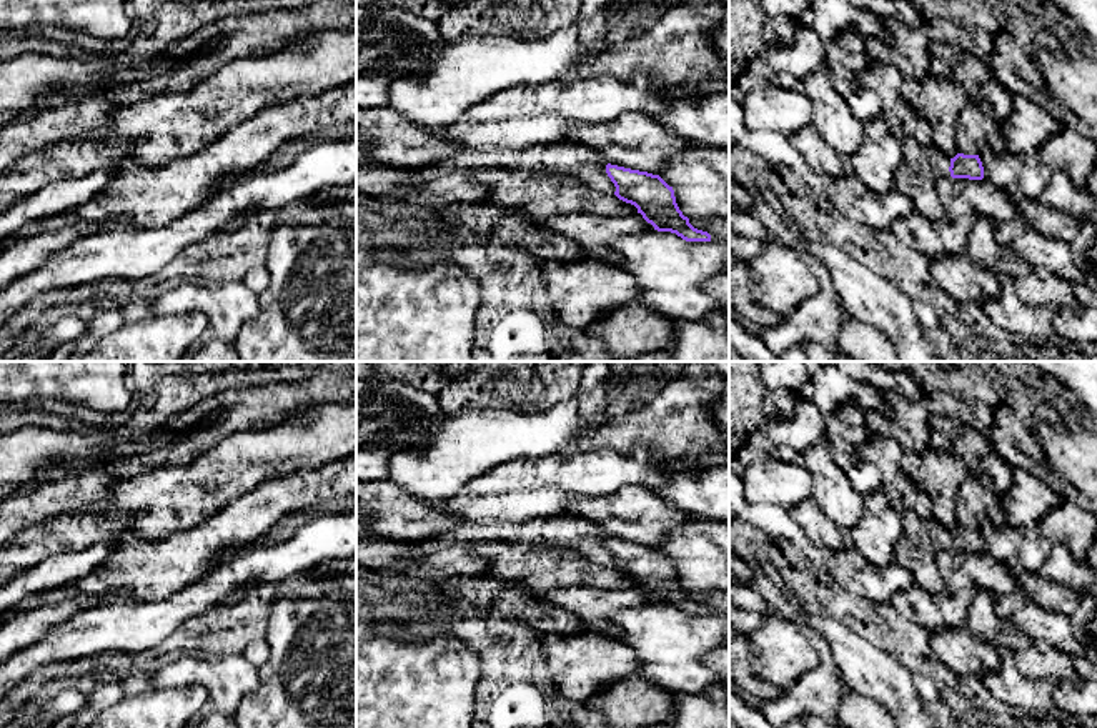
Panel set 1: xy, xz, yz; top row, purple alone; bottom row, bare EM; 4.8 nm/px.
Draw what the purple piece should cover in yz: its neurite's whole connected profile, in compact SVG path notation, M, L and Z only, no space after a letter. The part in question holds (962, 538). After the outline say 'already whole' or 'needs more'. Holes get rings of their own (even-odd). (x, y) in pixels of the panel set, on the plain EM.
M914 511L902 513L904 536L914 545L934 553L952 550L982 553L984 540L979 528L957 526L951 531L951 540L944 538L944 526L934 518L921 518Z; needs more

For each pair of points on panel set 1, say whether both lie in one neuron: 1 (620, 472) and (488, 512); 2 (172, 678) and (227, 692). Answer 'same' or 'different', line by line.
1: different
2: same

